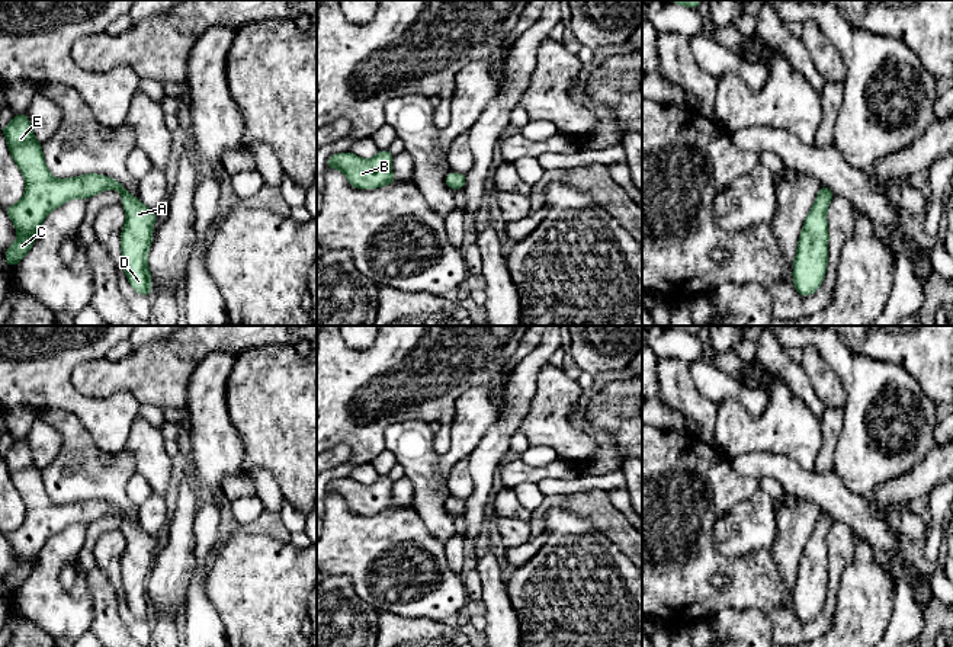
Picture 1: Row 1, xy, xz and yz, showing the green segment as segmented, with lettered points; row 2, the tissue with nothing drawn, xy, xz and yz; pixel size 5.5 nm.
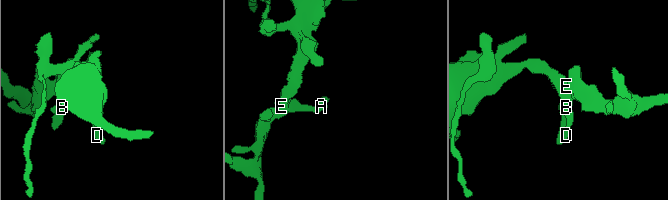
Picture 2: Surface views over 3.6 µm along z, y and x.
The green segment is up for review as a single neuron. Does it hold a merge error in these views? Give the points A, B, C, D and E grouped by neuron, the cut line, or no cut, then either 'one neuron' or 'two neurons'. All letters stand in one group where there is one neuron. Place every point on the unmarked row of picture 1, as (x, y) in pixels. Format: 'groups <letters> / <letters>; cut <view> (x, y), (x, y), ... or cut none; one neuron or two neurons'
groups A B C D E; cut none; one neuron

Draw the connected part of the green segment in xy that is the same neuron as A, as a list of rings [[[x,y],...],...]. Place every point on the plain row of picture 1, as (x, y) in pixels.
[[[26,439],[15,441],[13,446],[1,457],[9,477],[26,506],[23,523],[16,531],[4,532],[17,555],[17,566],[4,579],[7,590],[15,593],[32,574],[39,552],[51,537],[74,523],[89,525],[102,516],[118,515],[126,537],[121,560],[123,595],[131,612],[138,619],[151,621],[147,580],[153,568],[155,538],[112,503],[90,499],[71,505],[55,505],[48,497],[42,483],[42,470],[35,465]]]

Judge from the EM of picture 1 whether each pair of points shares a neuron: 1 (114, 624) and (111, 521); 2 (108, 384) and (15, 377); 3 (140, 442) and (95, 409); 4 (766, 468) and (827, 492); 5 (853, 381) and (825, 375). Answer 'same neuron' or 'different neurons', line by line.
1: same neuron
2: different neurons
3: different neurons
4: same neuron
5: different neurons

